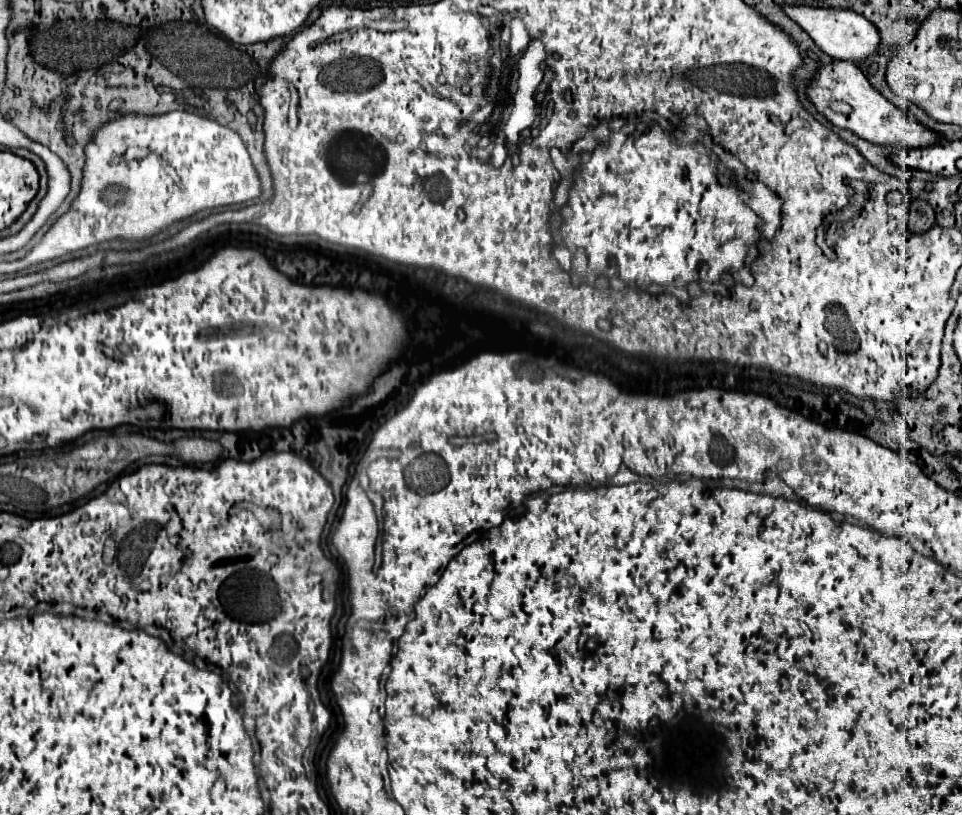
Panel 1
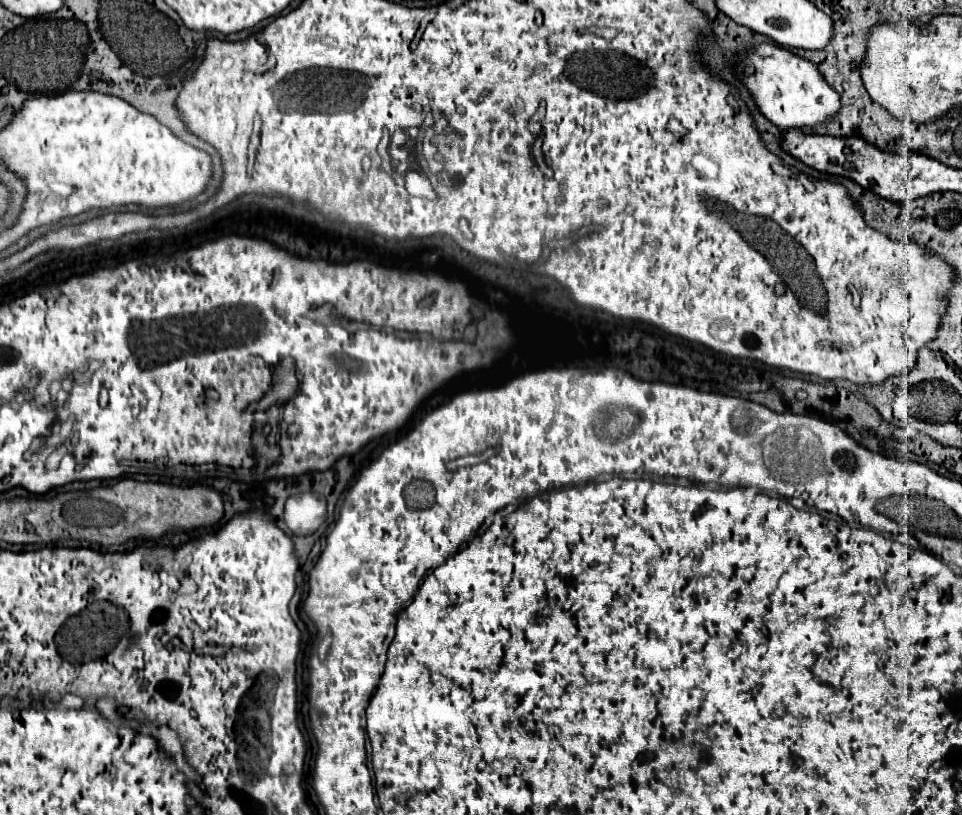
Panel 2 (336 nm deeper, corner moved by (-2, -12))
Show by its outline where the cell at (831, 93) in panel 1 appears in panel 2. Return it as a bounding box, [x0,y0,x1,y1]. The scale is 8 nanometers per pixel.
[742,42,840,128]

